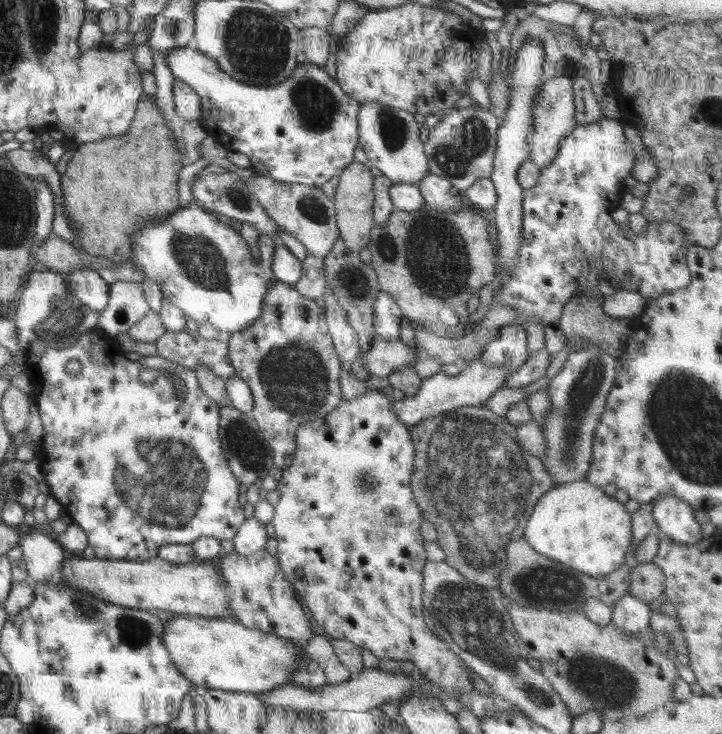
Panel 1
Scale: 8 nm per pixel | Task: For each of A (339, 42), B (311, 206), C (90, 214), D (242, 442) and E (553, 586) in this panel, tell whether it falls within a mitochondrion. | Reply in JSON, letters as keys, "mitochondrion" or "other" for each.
{"A":"other","B":"mitochondrion","C":"other","D":"mitochondrion","E":"mitochondrion"}

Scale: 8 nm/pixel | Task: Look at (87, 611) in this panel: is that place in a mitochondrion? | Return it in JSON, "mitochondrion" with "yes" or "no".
{"mitochondrion":"yes"}

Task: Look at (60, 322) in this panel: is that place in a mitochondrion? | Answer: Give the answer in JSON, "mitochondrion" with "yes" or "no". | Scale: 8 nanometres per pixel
{"mitochondrion":"yes"}

